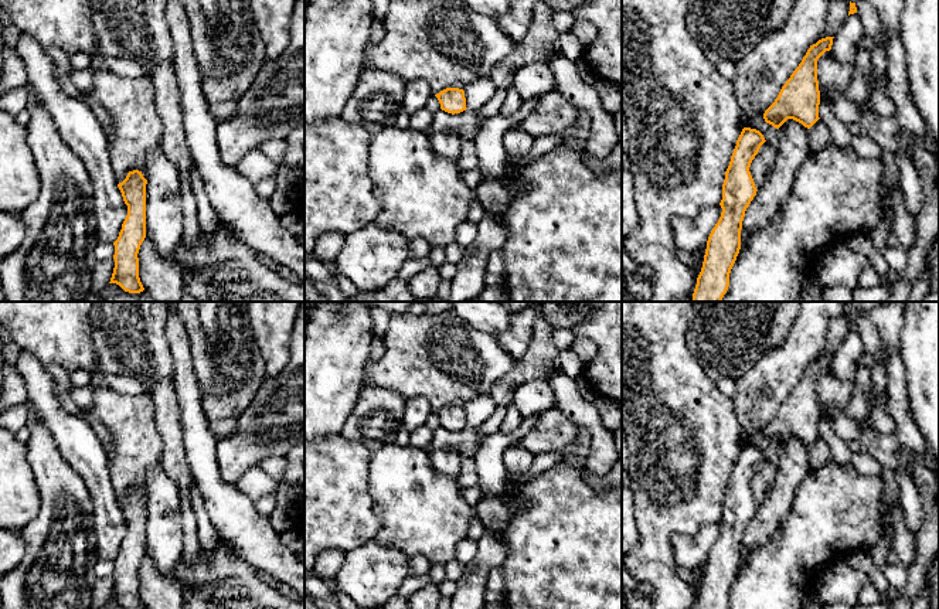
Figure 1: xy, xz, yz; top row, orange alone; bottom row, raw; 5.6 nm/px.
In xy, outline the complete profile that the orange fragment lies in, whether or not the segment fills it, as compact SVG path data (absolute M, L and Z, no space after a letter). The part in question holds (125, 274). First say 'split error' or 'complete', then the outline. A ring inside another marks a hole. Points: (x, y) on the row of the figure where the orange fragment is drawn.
complete; M129 171L118 184L127 215L122 224L115 245L115 268L109 283L119 285L125 292L140 293L144 290L139 278L139 249L146 238L146 184L142 171Z

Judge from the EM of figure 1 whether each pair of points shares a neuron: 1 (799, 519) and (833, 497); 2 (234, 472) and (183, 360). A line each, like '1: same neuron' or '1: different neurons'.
1: same neuron
2: different neurons

